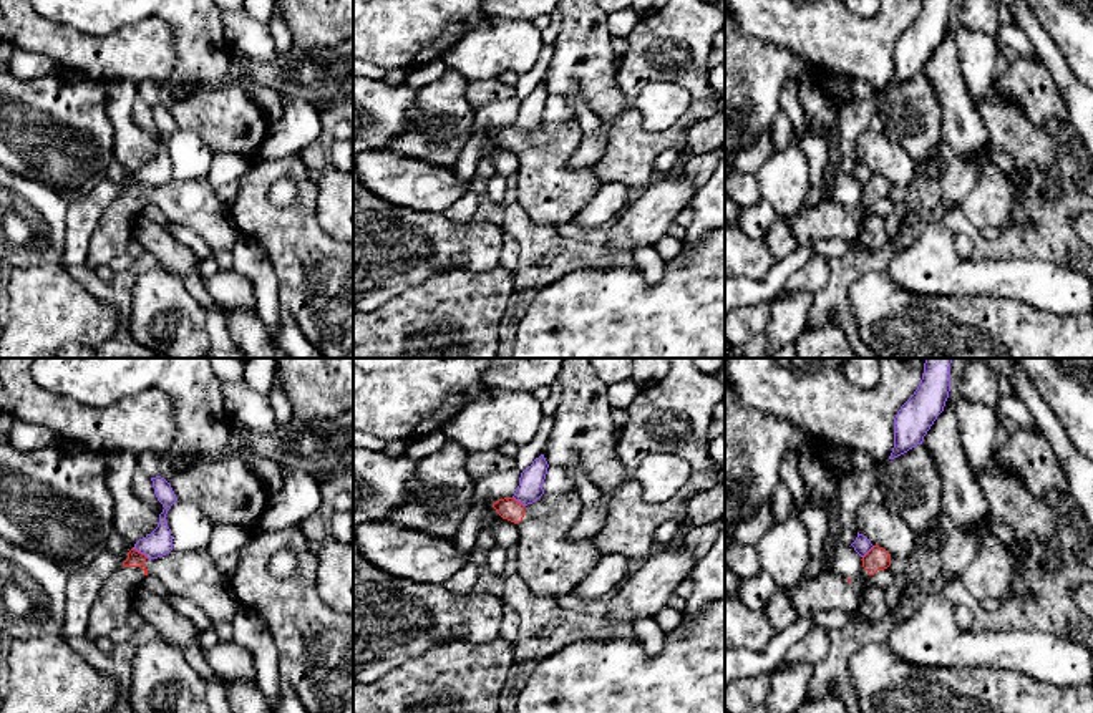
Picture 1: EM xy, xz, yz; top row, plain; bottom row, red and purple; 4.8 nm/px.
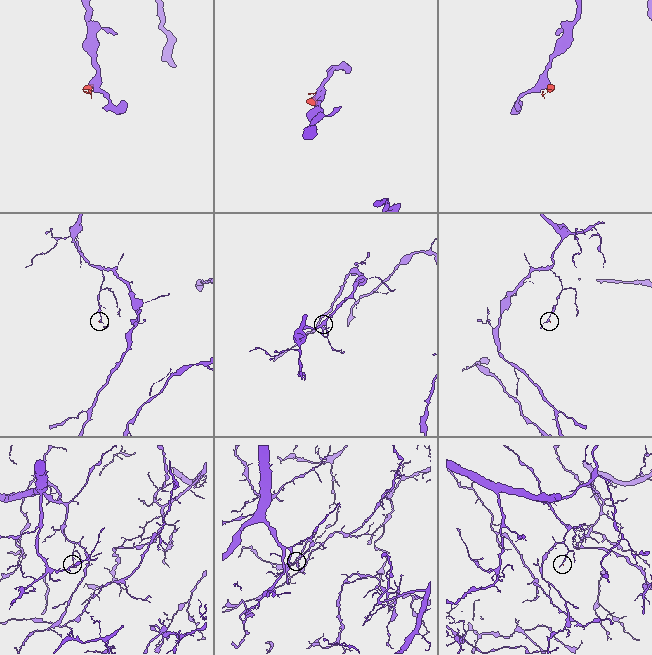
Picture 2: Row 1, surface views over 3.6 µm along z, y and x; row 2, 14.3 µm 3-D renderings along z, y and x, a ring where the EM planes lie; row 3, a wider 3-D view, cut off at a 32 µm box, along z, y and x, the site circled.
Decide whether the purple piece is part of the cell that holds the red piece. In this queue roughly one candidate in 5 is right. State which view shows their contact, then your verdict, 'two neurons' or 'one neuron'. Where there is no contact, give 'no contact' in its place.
xy | two neurons

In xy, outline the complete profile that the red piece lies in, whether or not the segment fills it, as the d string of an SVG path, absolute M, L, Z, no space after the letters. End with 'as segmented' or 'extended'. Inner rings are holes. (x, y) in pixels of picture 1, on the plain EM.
M131 177L123 194L106 206L90 239L85 260L90 270L111 264L134 242L136 221L146 204L159 207L169 222L197 232L212 250L231 250L240 235L231 206L217 199L207 177L171 179L158 187Z; extended

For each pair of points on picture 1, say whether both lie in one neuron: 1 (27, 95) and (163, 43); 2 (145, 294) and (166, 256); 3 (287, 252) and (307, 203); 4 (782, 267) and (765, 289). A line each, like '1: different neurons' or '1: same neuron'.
1: different neurons
2: different neurons
3: same neuron
4: same neuron

